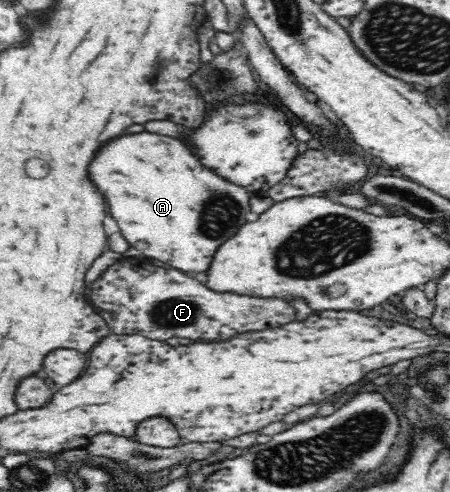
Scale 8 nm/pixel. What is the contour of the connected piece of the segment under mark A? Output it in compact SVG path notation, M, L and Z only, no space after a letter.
M147 130L121 135L101 147L88 170L93 185L109 202L111 215L129 245L133 247L137 241L147 243L146 250L140 253L147 262L163 261L181 271L205 273L221 243L231 239L237 229L247 223L245 215L249 213L249 195L245 189L235 187L213 171L207 171L179 139L155 135Z

